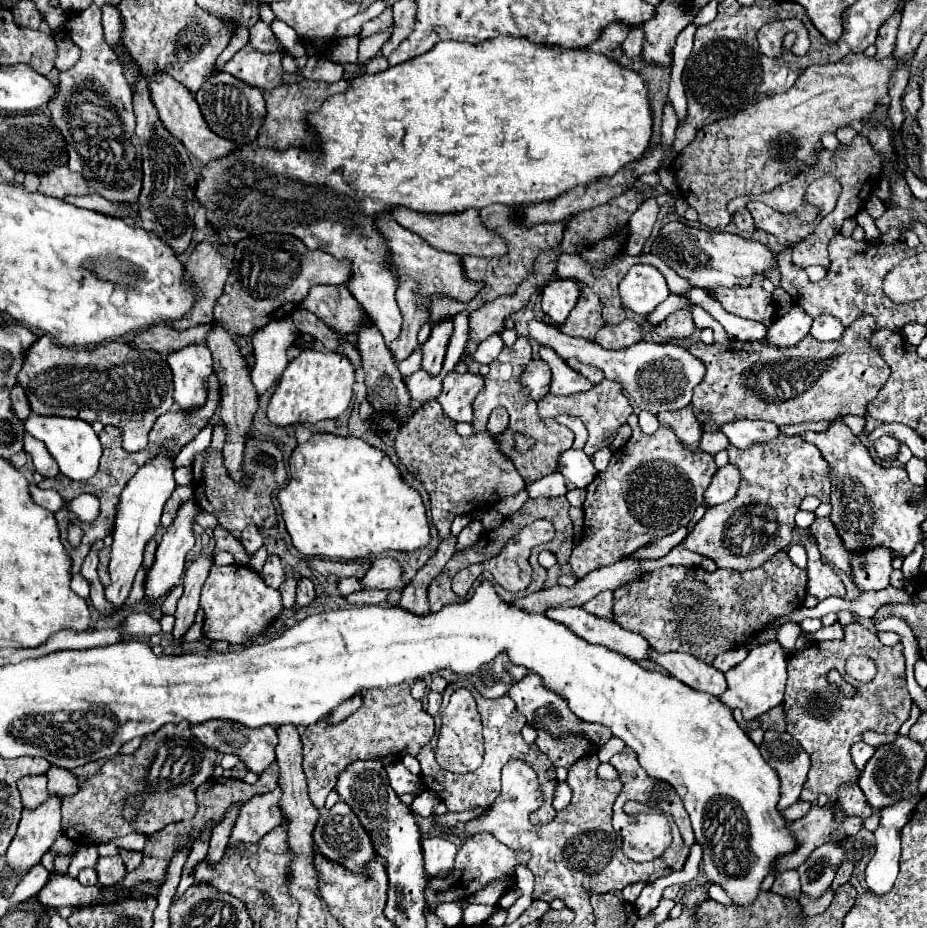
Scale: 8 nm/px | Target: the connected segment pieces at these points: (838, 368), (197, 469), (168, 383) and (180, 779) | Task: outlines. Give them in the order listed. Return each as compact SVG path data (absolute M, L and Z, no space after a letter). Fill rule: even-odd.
M863 316L855 320L847 330L845 336L837 342L819 342L813 336L805 336L799 344L789 348L777 348L767 340L729 340L729 344L703 344L701 340L689 346L689 352L703 360L707 372L701 384L697 384L693 394L695 416L699 422L713 420L717 426L753 418L753 420L767 420L777 426L791 426L801 422L819 422L819 420L835 420L847 414L865 416L867 402L877 396L881 386L889 378L889 366L883 358L869 348L867 338L875 330L873 316Z
M217 426L211 446L195 456L195 462L193 462L193 484L195 484L195 494L199 498L201 508L207 510L207 512L213 512L221 520L221 526L229 534L233 534L235 538L241 538L243 528L249 526L249 524L255 524L257 528L277 526L277 512L275 512L275 506L271 502L273 488L267 486L263 482L263 478L261 478L261 476L275 476L275 472L265 470L265 468L255 464L253 476L251 476L251 486L235 482L229 476L227 468L223 466L221 448L225 446L225 440L227 440L227 428L225 426Z
M41 336L27 352L23 370L19 372L19 384L25 388L31 402L31 410L43 416L67 416L81 418L85 422L99 420L113 424L123 432L123 448L137 452L147 446L147 434L155 420L173 406L173 380L167 360L153 350L137 350L127 342L107 342L95 348L65 348L51 342L49 336Z
M165 724L161 732L145 736L143 744L131 754L109 758L99 774L85 780L79 792L63 800L63 834L79 846L97 846L115 838L139 832L159 832L171 822L191 820L197 812L195 790L201 782L211 780L217 752L201 744L189 730L189 724ZM127 796L139 796L141 808L133 820L123 818Z

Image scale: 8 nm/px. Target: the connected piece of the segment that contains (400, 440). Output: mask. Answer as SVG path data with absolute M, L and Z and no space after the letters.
M435 400L419 406L409 422L399 428L395 452L407 470L425 484L431 498L431 518L441 538L451 534L451 522L455 516L475 512L487 502L495 504L525 488L525 480L521 480L513 462L499 450L499 442L495 440L497 434L503 432L497 430L497 424L489 424L485 426L485 432L461 438L455 432L455 422L445 416L443 408Z

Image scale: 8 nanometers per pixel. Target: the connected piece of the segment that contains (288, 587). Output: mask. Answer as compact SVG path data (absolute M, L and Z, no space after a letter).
M287 576L287 580L279 586L279 592L281 592L281 596L283 596L283 608L285 608L285 610L293 610L293 608L295 608L297 582L299 582L299 578Z

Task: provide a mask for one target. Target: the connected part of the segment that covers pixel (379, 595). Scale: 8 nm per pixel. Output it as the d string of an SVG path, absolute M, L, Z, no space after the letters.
M365 590L347 596L349 604L385 604L391 590Z

